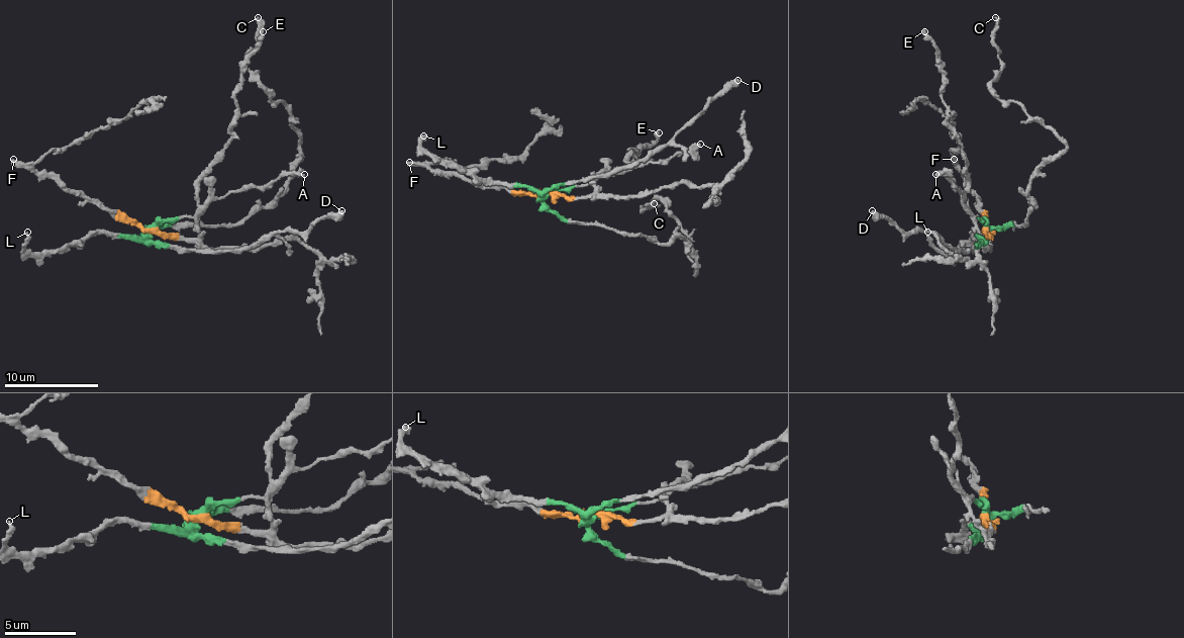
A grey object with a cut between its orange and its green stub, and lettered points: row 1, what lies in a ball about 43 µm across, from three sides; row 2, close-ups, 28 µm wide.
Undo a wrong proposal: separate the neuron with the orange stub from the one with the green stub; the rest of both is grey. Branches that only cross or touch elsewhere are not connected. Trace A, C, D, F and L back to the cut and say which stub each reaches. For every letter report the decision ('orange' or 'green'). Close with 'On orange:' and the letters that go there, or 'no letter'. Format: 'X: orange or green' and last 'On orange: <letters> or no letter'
A: green
C: green
D: green
F: orange
L: green
On orange: F

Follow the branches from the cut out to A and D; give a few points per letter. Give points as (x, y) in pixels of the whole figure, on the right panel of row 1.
A: (987, 229), (964, 203), (962, 191), (943, 175), (935, 175)
D: (987, 229), (987, 241), (969, 250), (957, 250), (928, 232), (902, 232), (891, 219), (879, 217), (872, 210)

